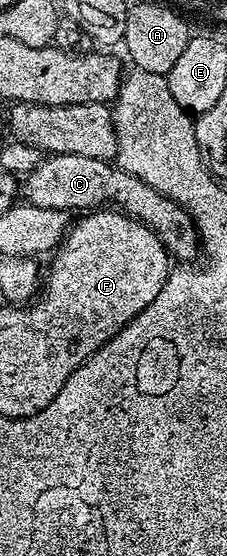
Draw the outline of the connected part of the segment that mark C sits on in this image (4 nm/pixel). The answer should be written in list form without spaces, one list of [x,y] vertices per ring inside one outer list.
[[[54,153],[45,156],[34,171],[26,174],[22,181],[22,197],[27,204],[34,207],[50,207],[51,209],[66,209],[69,211],[95,211],[105,207],[115,207],[119,212],[133,217],[143,225],[149,225],[158,235],[158,239],[164,244],[173,258],[184,257],[188,253],[188,225],[190,229],[190,218],[188,213],[174,199],[170,199],[165,193],[159,193],[150,183],[134,175],[122,171],[112,161],[102,159],[86,159],[86,155],[62,155]]]

